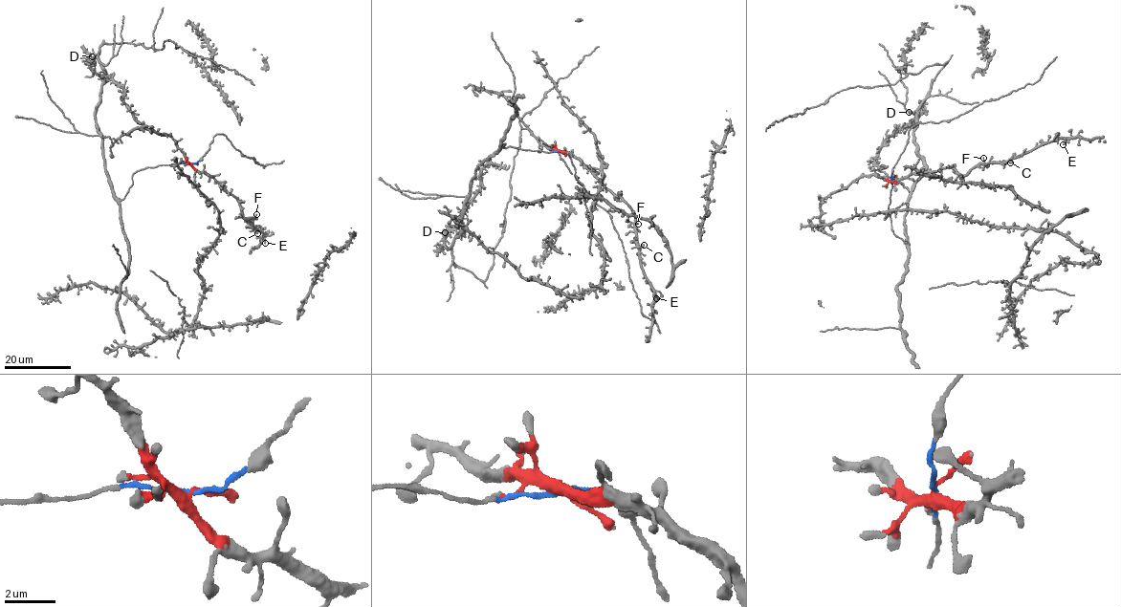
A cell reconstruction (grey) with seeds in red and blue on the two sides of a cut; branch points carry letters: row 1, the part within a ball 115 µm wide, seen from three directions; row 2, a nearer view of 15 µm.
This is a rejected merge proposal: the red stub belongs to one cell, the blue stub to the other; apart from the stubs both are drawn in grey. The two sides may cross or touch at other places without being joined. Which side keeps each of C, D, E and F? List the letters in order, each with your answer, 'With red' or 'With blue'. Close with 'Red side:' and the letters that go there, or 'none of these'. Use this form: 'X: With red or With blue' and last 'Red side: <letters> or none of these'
C: With red
D: With blue
E: With red
F: With red
Red side: C, E, F

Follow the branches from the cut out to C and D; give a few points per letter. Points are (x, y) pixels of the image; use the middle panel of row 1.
C: (559, 151), (572, 154), (612, 194), (628, 205), (635, 217), (637, 247), (644, 245)
D: (559, 151), (503, 147), (505, 143), (478, 166), (458, 219), (460, 226), (450, 228), (445, 238), (445, 232)

